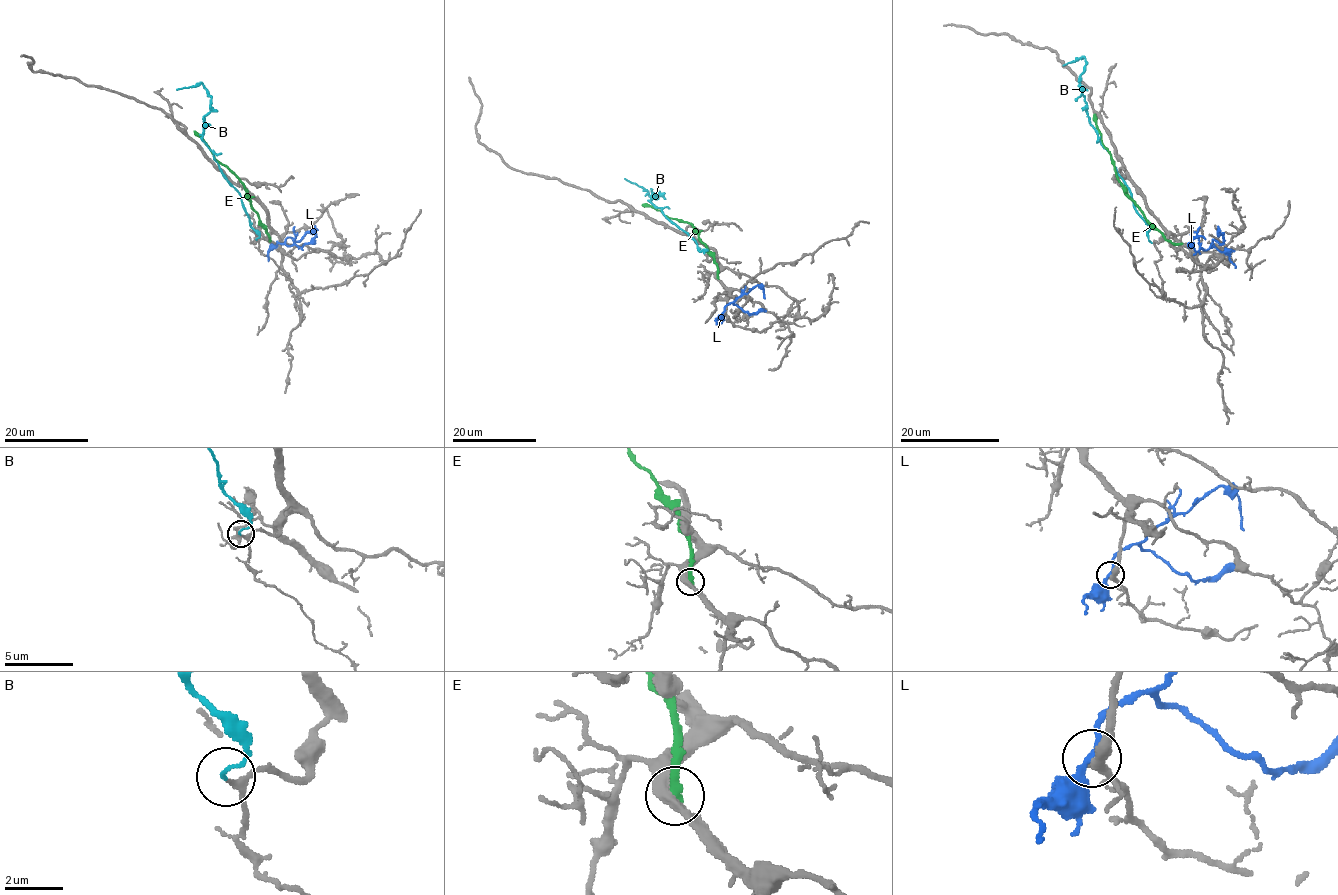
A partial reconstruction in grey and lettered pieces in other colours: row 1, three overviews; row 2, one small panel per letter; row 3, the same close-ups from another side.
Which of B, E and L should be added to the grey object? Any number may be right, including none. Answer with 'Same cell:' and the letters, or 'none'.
Same cell: B

